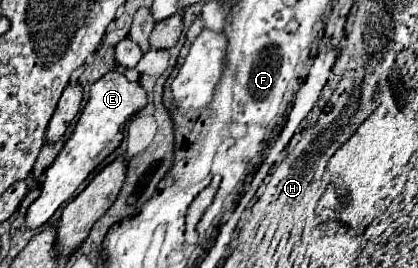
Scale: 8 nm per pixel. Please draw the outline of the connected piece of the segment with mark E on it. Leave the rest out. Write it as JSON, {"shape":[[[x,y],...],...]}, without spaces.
{"shape":[[[110,71],[90,87],[88,103],[82,109],[72,135],[66,139],[66,143],[64,143],[62,151],[58,153],[58,157],[54,159],[54,163],[46,169],[44,181],[40,187],[40,195],[26,211],[24,221],[30,229],[38,229],[40,225],[44,225],[54,215],[54,211],[66,199],[70,199],[74,195],[78,185],[94,171],[94,167],[98,163],[102,163],[120,145],[120,141],[124,137],[126,123],[144,105],[146,105],[144,89],[138,83],[128,81],[128,77],[122,71]]]}

